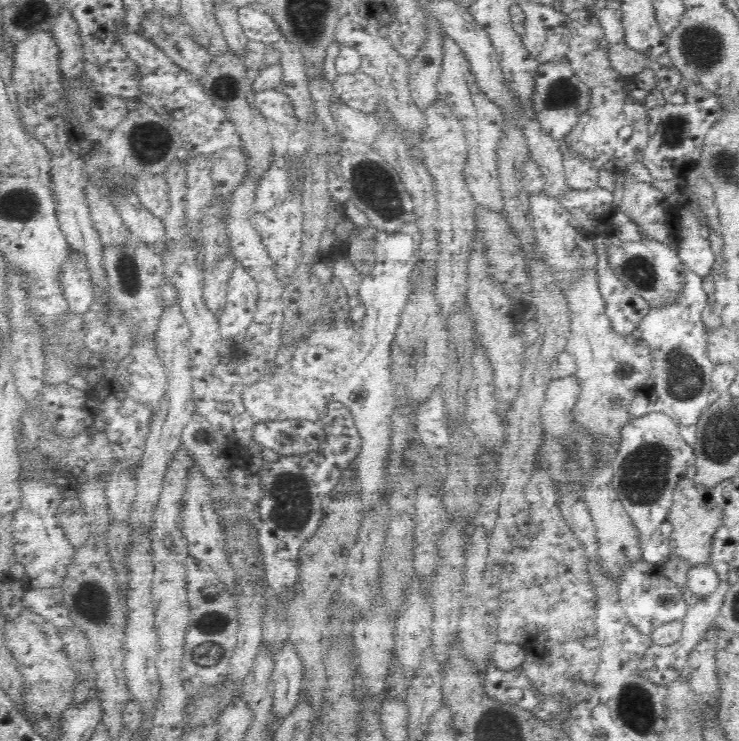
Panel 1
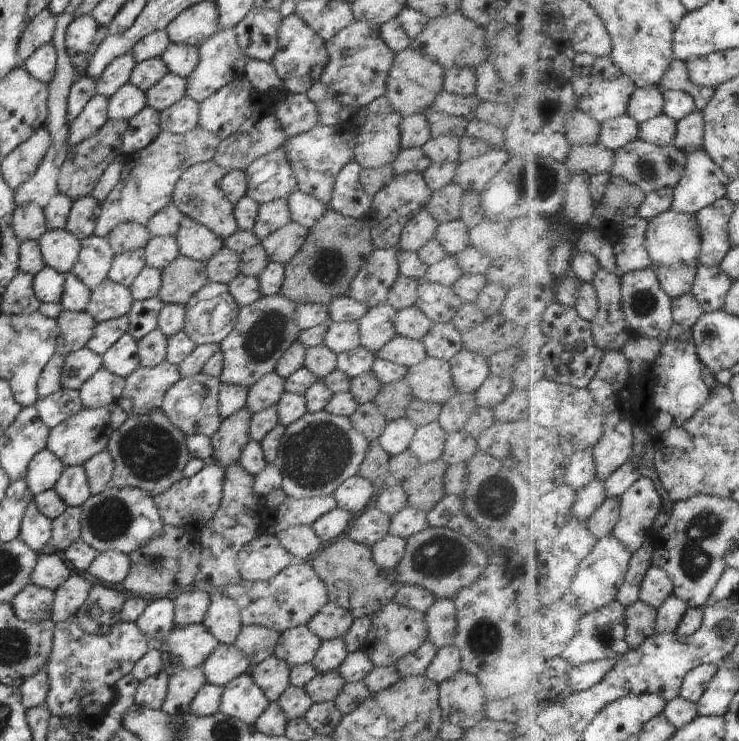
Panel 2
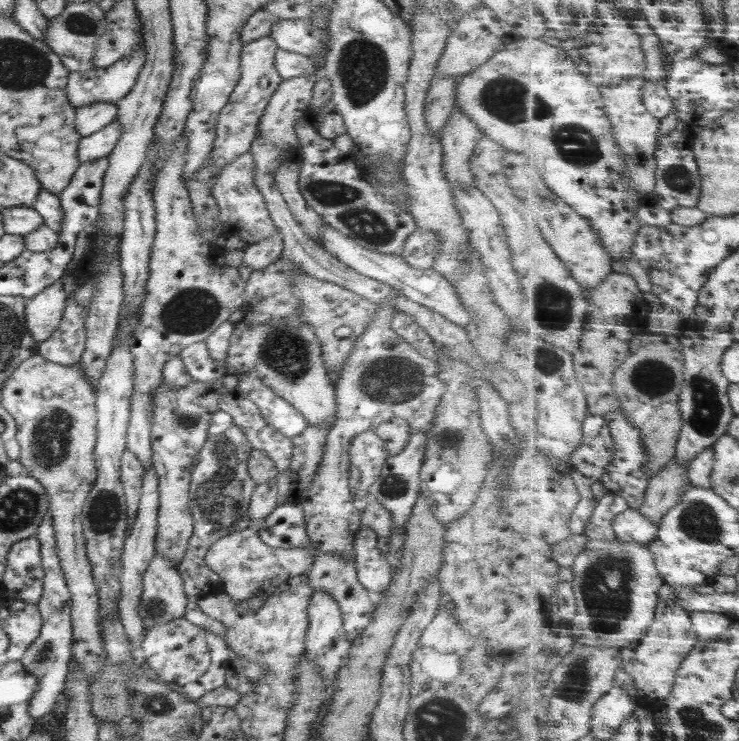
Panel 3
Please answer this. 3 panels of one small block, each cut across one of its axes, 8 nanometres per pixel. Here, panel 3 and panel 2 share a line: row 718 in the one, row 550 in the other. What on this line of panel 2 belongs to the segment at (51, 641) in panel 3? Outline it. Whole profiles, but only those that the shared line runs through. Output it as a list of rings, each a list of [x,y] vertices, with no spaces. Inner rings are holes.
[[[33,500],[30,501],[24,511],[19,538],[35,553],[41,554],[50,550],[52,529],[53,521],[36,508]]]

